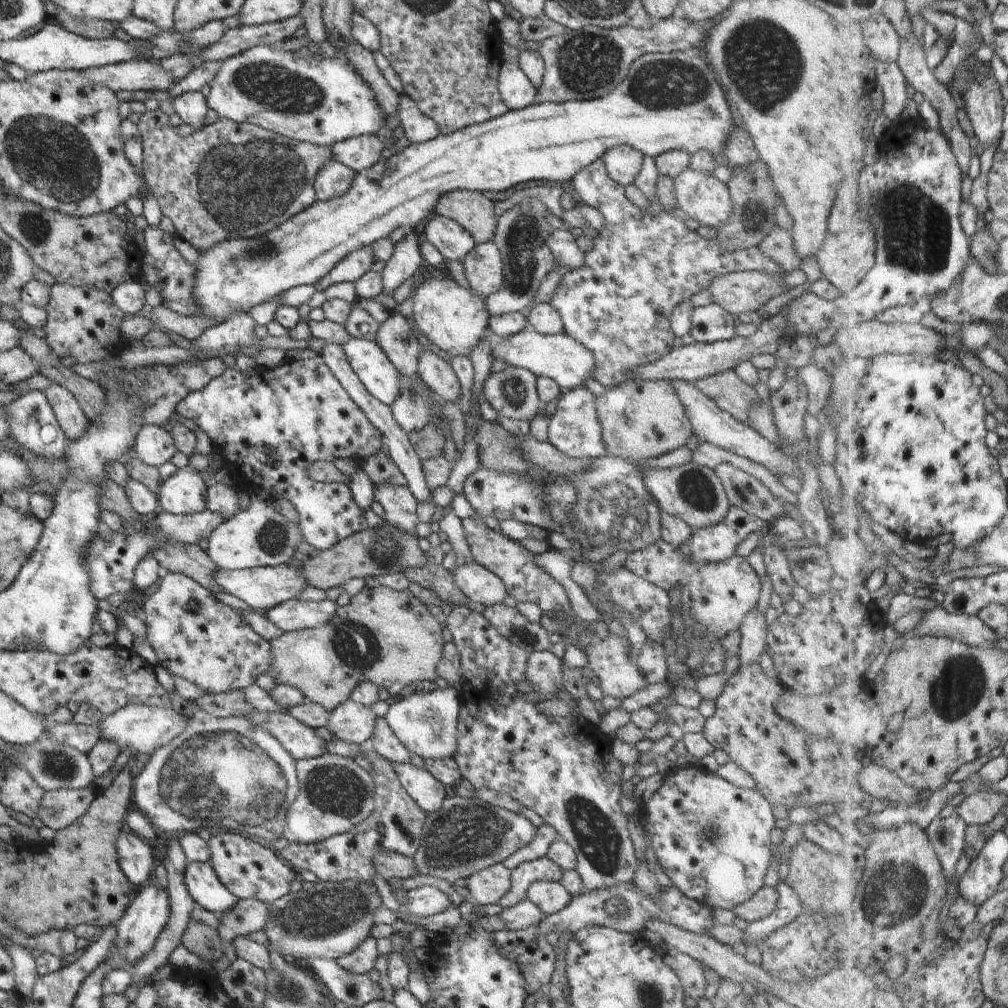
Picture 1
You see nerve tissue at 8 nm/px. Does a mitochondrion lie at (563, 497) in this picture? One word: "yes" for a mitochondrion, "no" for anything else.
yes

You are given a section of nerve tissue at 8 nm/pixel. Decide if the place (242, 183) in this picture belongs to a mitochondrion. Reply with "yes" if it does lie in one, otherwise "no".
yes

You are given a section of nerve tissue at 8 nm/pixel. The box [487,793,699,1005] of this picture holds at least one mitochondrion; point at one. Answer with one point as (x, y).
(616, 902)

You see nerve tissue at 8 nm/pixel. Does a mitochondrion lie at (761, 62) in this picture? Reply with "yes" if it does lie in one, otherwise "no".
yes

